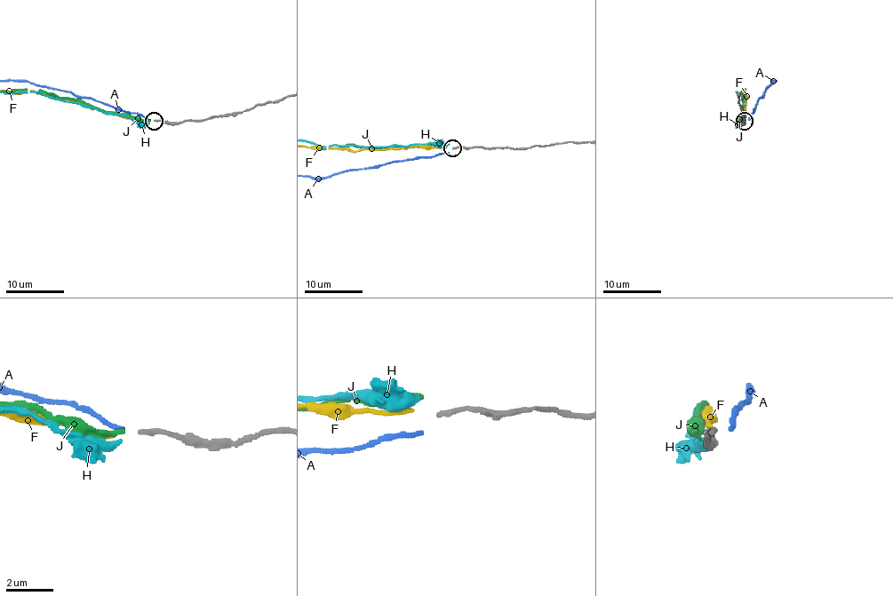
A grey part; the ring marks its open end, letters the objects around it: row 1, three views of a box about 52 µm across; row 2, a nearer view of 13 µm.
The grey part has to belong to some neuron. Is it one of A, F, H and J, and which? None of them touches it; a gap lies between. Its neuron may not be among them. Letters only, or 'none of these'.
none of these

